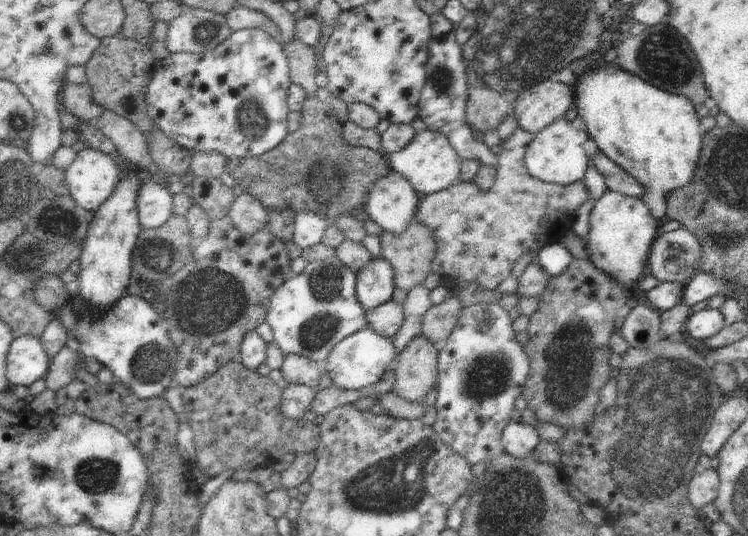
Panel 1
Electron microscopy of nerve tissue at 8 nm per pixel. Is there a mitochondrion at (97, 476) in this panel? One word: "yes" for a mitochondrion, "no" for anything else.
yes

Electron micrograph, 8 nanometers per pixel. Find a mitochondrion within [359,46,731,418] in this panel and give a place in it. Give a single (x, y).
(568, 356)

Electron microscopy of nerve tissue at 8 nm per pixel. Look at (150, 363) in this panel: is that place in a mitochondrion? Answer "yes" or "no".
yes

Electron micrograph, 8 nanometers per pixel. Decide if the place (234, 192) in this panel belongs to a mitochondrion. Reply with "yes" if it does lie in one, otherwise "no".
no

